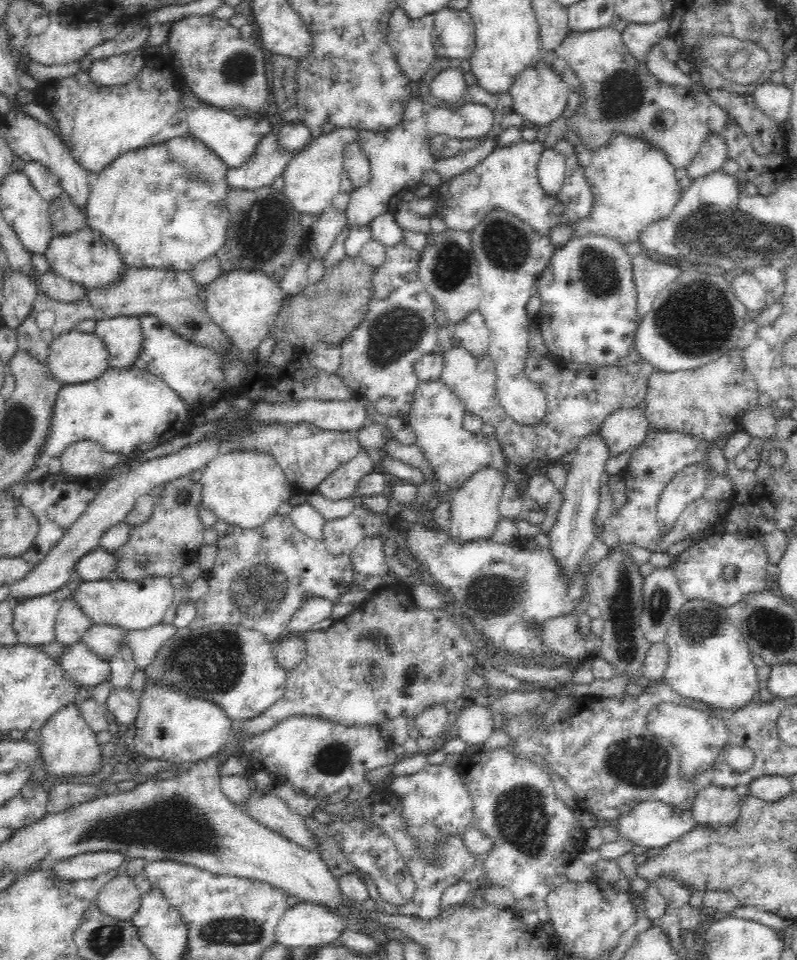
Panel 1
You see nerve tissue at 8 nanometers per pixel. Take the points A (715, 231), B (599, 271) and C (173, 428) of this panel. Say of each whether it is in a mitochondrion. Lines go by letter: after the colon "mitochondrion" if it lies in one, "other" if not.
A: mitochondrion
B: mitochondrion
C: other

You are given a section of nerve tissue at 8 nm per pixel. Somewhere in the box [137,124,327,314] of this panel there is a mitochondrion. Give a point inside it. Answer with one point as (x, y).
(259, 215)

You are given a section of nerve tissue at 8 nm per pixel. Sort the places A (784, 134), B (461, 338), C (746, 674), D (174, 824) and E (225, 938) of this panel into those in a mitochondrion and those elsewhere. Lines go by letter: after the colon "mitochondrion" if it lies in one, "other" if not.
A: other
B: other
C: other
D: mitochondrion
E: mitochondrion

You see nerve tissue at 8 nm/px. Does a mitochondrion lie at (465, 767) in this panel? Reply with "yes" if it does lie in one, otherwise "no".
no

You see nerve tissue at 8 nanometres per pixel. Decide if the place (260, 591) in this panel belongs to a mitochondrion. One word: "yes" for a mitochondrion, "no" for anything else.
yes

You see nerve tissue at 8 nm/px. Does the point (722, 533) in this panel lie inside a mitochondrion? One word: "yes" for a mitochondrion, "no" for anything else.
no

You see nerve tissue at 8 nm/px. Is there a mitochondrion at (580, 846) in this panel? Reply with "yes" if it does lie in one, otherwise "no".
no

